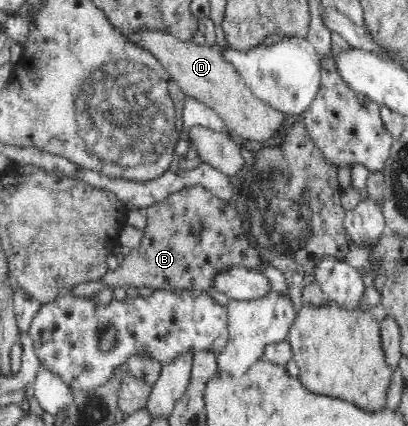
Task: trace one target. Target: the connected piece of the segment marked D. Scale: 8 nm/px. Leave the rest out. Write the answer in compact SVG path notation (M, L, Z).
M149 26L123 34L126 41L148 51L163 65L169 72L169 79L180 91L213 108L224 120L223 126L233 134L248 141L269 140L278 134L278 129L282 127L282 121L287 115L255 97L241 74L219 55L215 46L206 43L197 45L193 40L182 40L165 30Z

